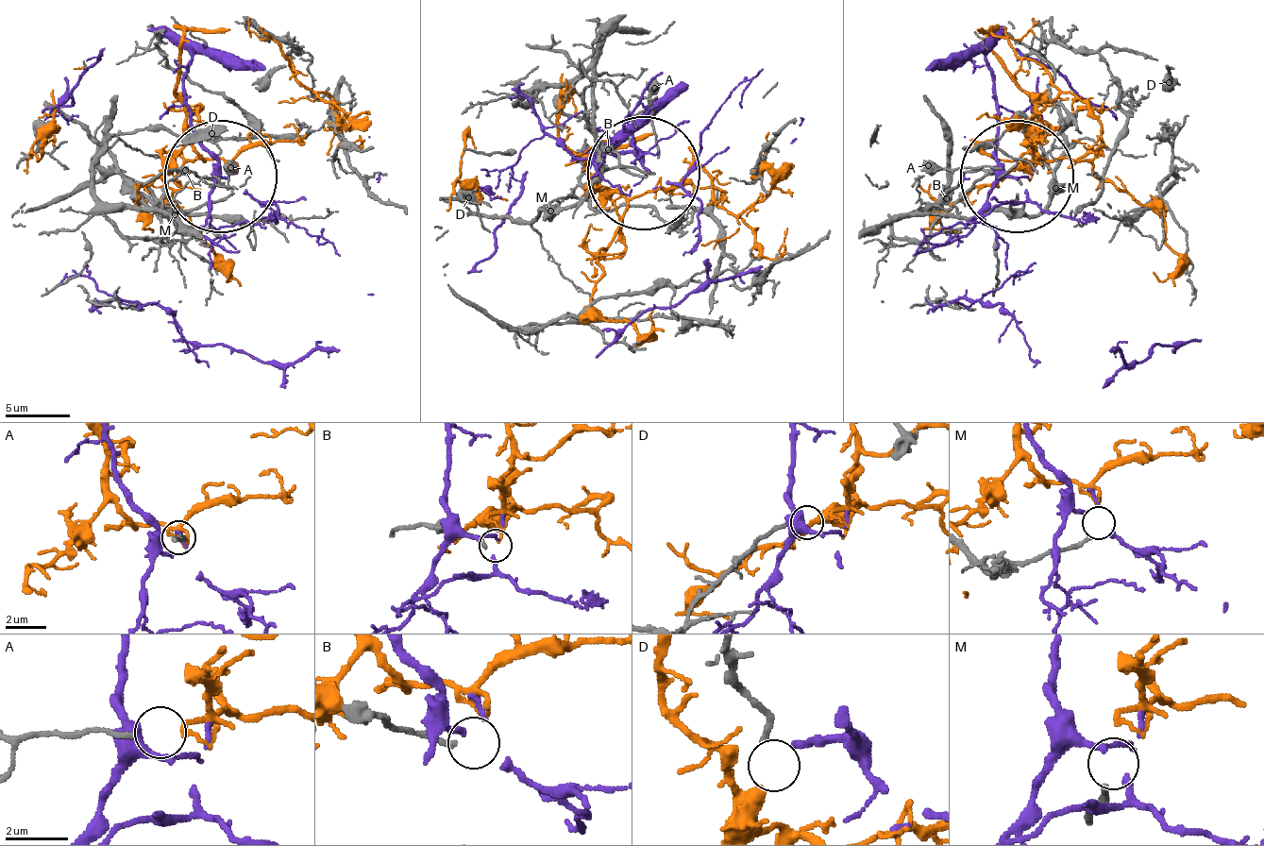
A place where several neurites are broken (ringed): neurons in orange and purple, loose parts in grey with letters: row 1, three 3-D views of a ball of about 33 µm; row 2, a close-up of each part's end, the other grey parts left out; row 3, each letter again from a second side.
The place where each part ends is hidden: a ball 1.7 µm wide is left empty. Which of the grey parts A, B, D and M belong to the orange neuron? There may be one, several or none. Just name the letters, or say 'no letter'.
A

